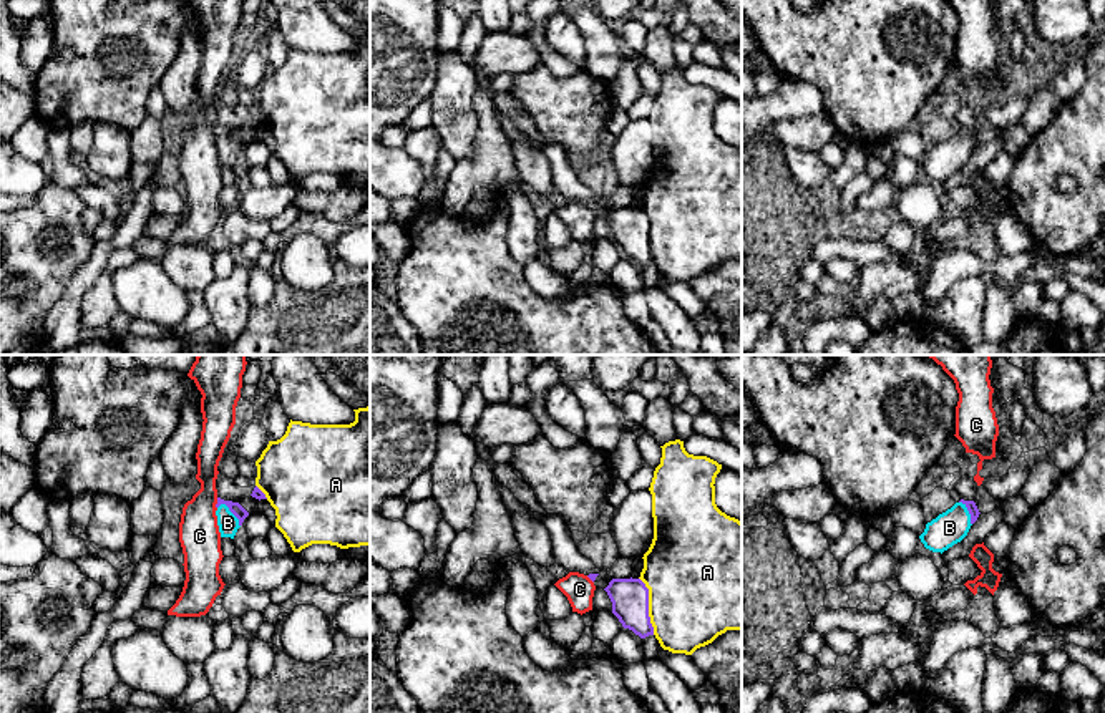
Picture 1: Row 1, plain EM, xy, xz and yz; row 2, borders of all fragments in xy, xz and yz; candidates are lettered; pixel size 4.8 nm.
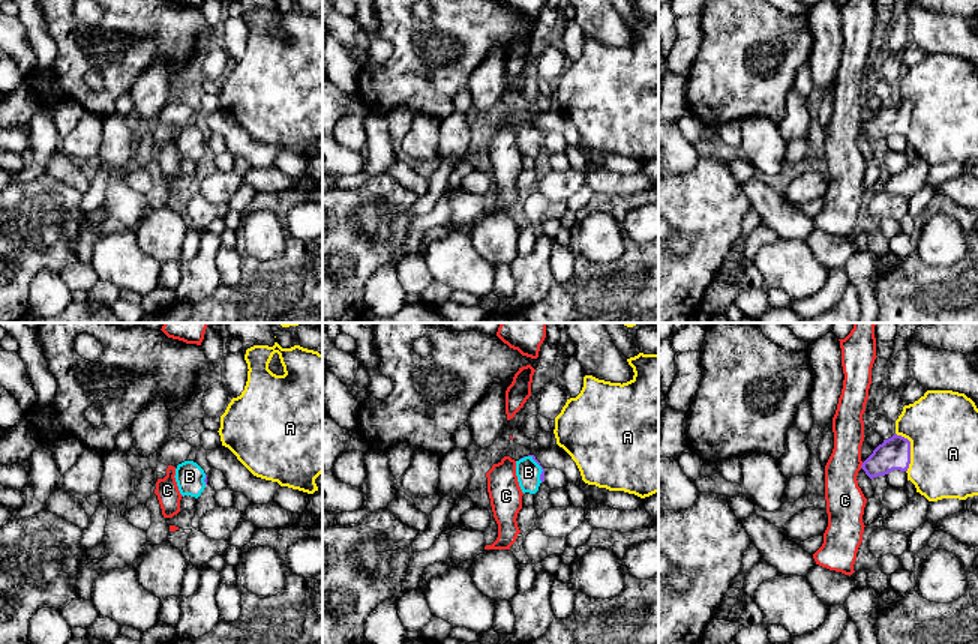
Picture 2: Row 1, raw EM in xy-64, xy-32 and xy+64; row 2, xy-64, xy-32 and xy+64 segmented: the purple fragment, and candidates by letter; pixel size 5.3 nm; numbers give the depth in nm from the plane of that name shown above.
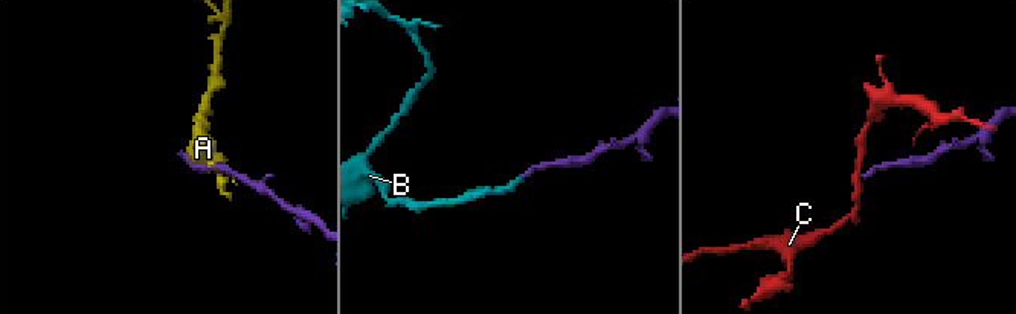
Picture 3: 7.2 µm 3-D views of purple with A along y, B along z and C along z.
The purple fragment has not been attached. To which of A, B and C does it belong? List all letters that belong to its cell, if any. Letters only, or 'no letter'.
B

